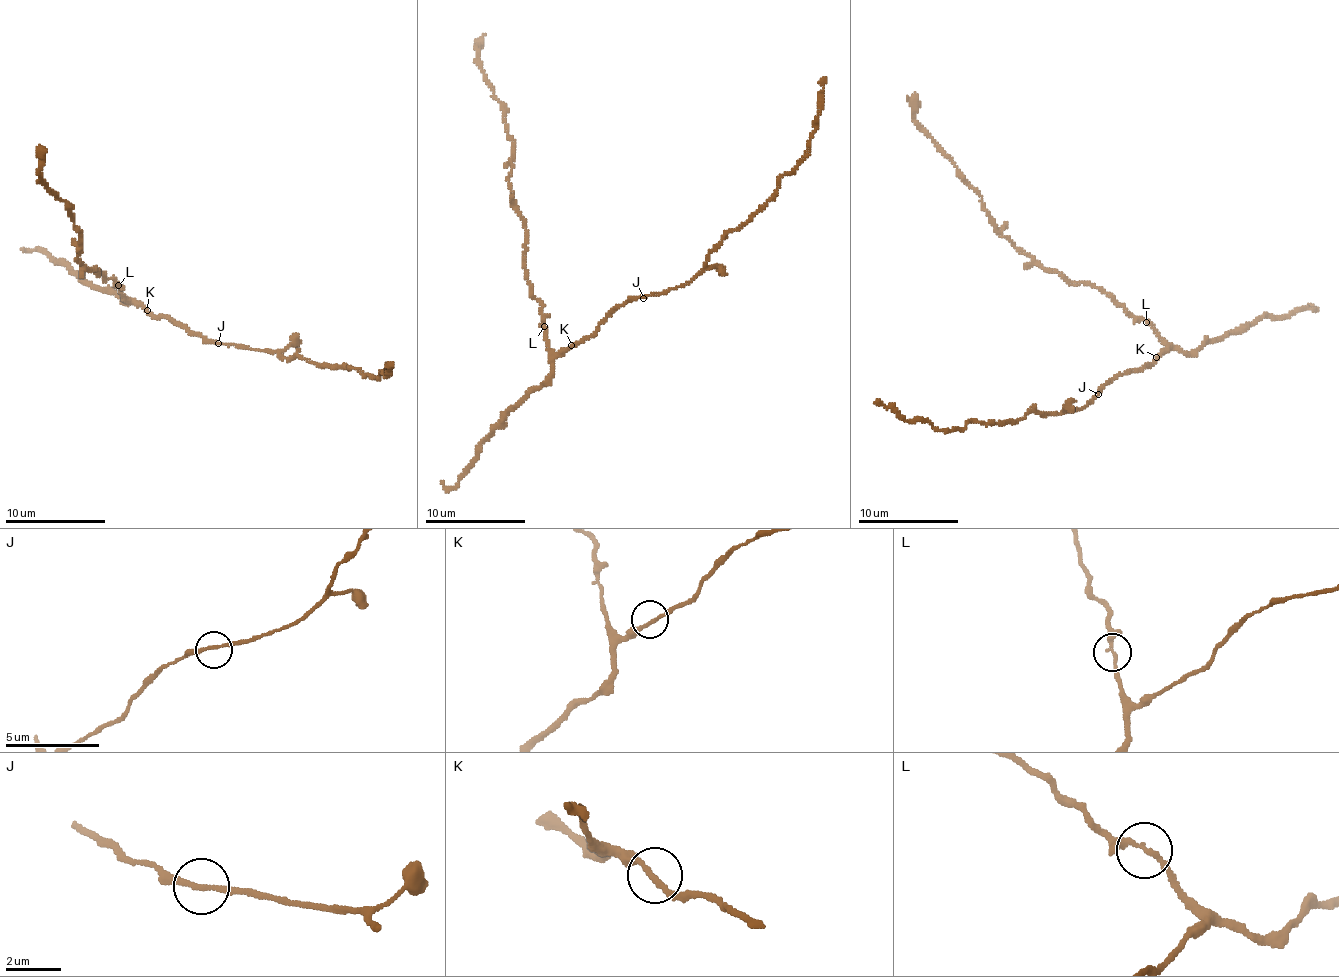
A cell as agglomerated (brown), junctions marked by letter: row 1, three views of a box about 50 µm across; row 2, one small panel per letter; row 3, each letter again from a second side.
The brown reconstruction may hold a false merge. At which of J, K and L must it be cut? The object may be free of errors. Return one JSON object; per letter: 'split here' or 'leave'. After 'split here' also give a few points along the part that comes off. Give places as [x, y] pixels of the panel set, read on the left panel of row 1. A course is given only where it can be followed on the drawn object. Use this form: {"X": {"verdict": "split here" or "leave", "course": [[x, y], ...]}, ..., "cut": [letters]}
{"J": {"verdict": "leave"}, "K": {"verdict": "leave"}, "L": {"verdict": "leave"}, "cut": []}

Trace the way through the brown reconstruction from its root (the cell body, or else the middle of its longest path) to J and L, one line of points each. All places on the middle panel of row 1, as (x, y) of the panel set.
J: (571, 346), (584, 342), (621, 305), (643, 298)
L: (571, 346), (554, 352), (544, 327)

